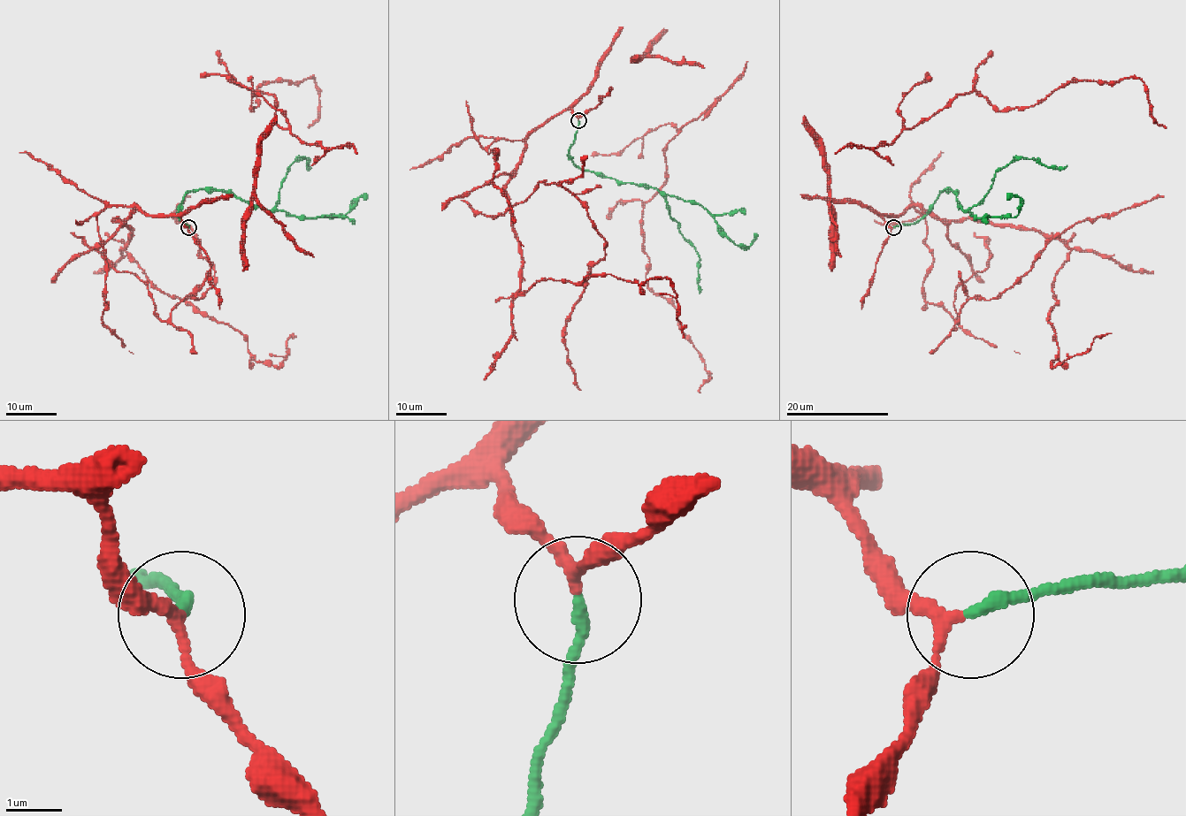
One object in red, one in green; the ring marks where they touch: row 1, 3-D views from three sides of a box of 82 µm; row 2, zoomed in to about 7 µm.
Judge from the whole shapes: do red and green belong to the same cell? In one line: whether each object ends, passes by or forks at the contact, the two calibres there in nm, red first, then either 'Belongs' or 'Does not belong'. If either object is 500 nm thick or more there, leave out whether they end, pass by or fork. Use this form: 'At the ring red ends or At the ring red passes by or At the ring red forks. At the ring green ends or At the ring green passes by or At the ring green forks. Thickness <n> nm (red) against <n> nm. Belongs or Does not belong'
At the ring red passes by. At the ring green ends. Thickness 190 nm (red) against 220 nm. Belongs

